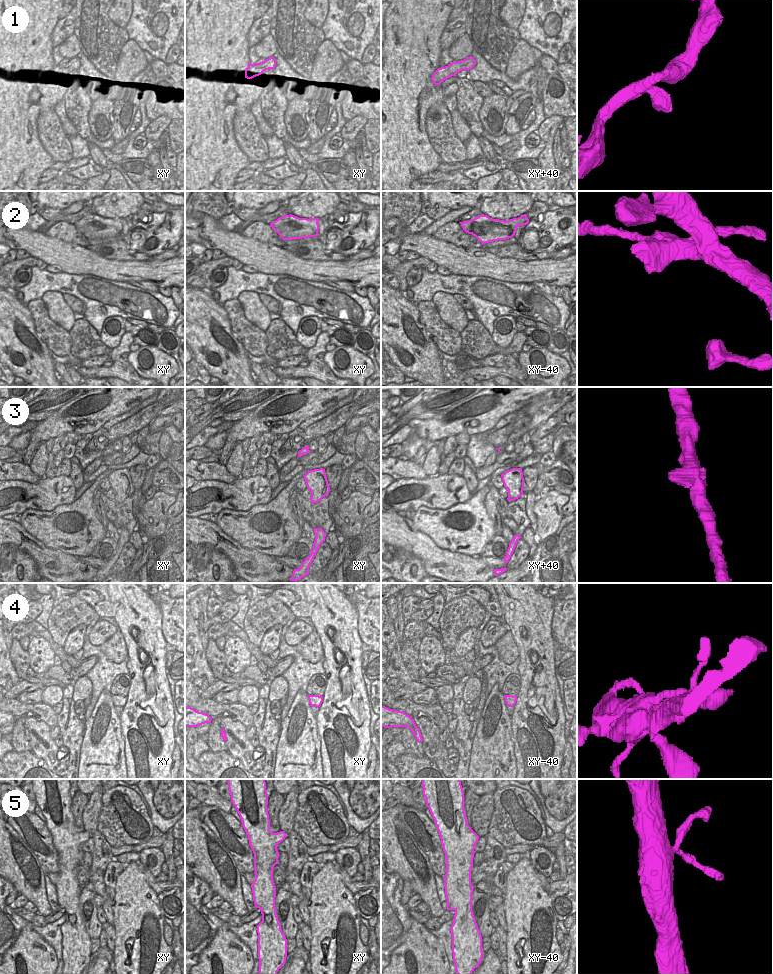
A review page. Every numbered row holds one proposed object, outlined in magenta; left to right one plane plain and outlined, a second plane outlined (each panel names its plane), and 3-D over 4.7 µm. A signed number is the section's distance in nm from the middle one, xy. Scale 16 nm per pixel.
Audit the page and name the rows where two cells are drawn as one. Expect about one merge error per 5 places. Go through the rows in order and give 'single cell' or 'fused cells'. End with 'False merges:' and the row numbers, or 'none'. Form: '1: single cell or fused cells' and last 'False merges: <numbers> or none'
1: single cell
2: fused cells
3: single cell
4: single cell
5: single cell
False merges: 2

